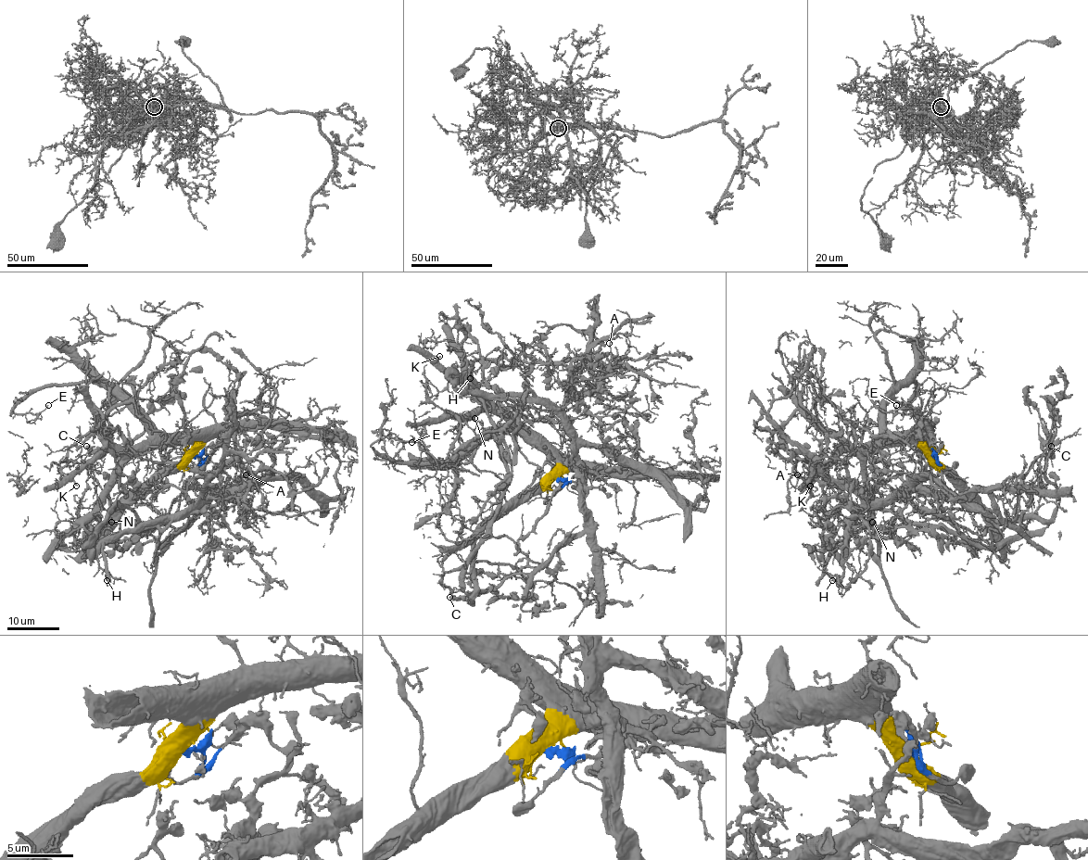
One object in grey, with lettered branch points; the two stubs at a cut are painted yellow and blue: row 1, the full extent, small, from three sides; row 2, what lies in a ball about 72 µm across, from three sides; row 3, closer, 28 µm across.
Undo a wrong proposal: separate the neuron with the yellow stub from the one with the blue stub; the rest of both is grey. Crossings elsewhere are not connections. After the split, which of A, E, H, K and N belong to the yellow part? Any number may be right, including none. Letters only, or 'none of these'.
E, K, N

